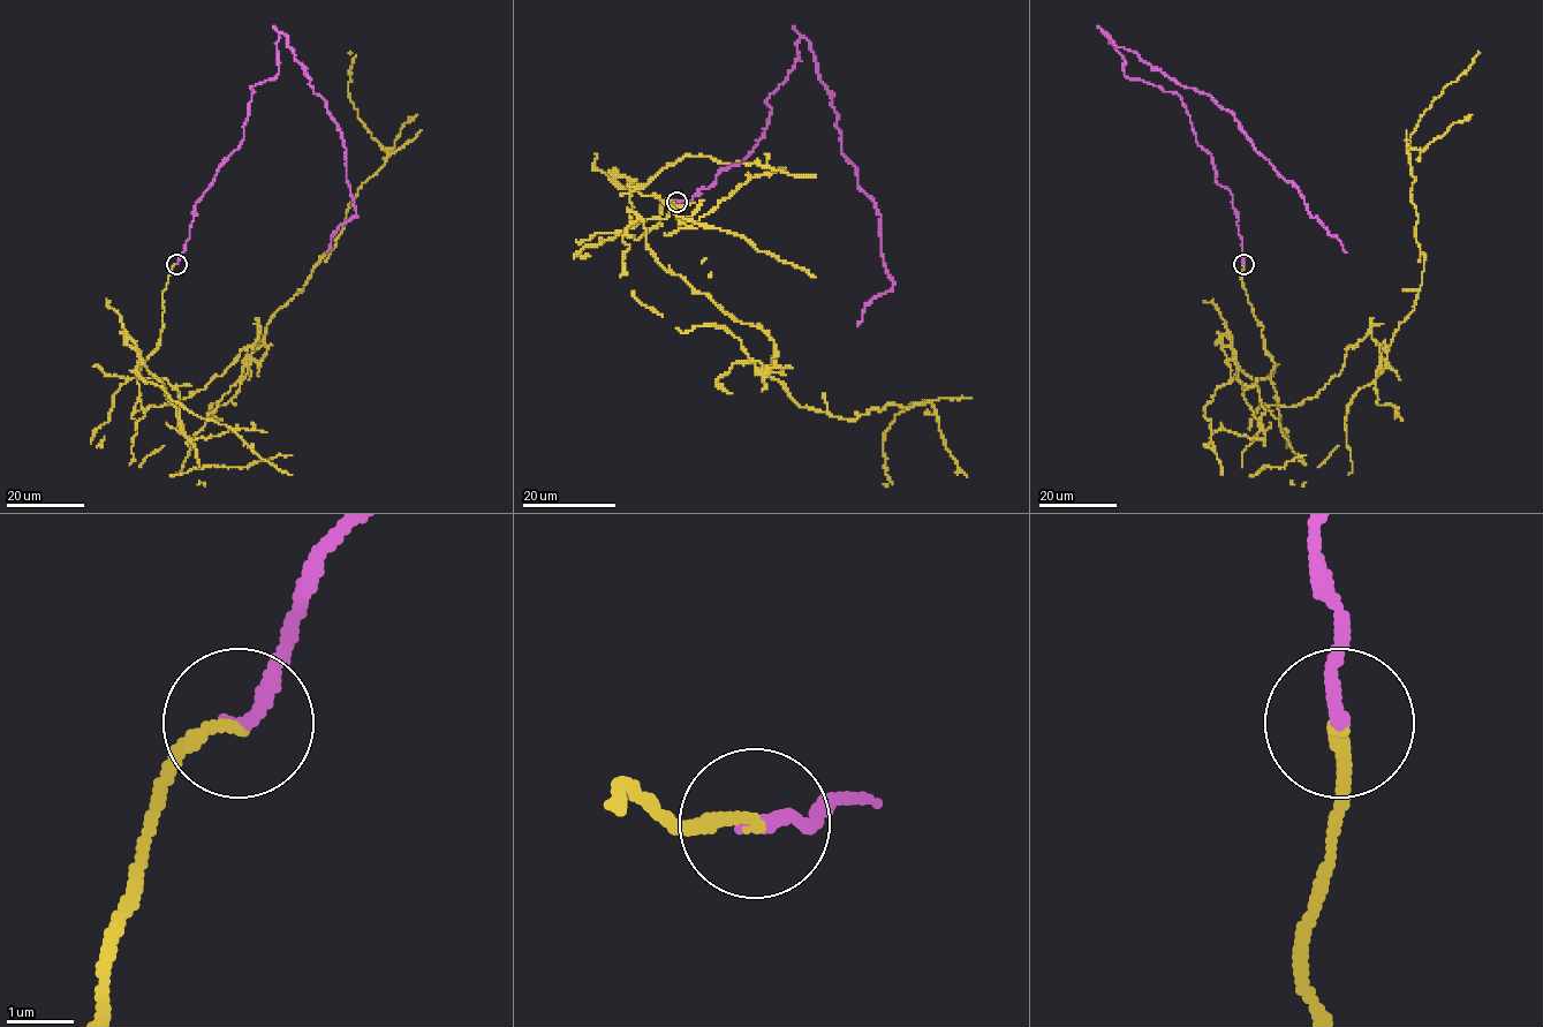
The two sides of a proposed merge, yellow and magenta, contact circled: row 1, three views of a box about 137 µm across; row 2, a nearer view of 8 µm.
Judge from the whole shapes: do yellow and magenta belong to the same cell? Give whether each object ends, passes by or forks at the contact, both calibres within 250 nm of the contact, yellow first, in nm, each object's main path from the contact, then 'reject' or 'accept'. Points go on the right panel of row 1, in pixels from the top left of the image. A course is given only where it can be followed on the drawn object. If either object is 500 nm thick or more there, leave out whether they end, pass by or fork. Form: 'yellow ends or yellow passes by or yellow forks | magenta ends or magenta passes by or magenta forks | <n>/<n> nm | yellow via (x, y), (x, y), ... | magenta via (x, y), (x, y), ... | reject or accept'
yellow ends | magenta ends | 200/220 nm | yellow via (1243, 264), (1258, 421), (1234, 355), (1257, 409), (1385, 352), (1423, 270), (1411, 135), (1477, 53) | magenta via (1243, 264), (1232, 194), (1217, 183), (1181, 99), (1124, 75), (1124, 57), (1106, 32), (1227, 110), (1346, 253) | reject

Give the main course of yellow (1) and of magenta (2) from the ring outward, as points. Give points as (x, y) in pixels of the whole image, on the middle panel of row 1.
1: (677, 202), (621, 231), (675, 210), (630, 196), (799, 406), (931, 401), (894, 416), (884, 483)
2: (677, 202), (758, 144), (766, 98), (804, 37), (841, 153), (880, 216), (892, 280), (856, 325)

